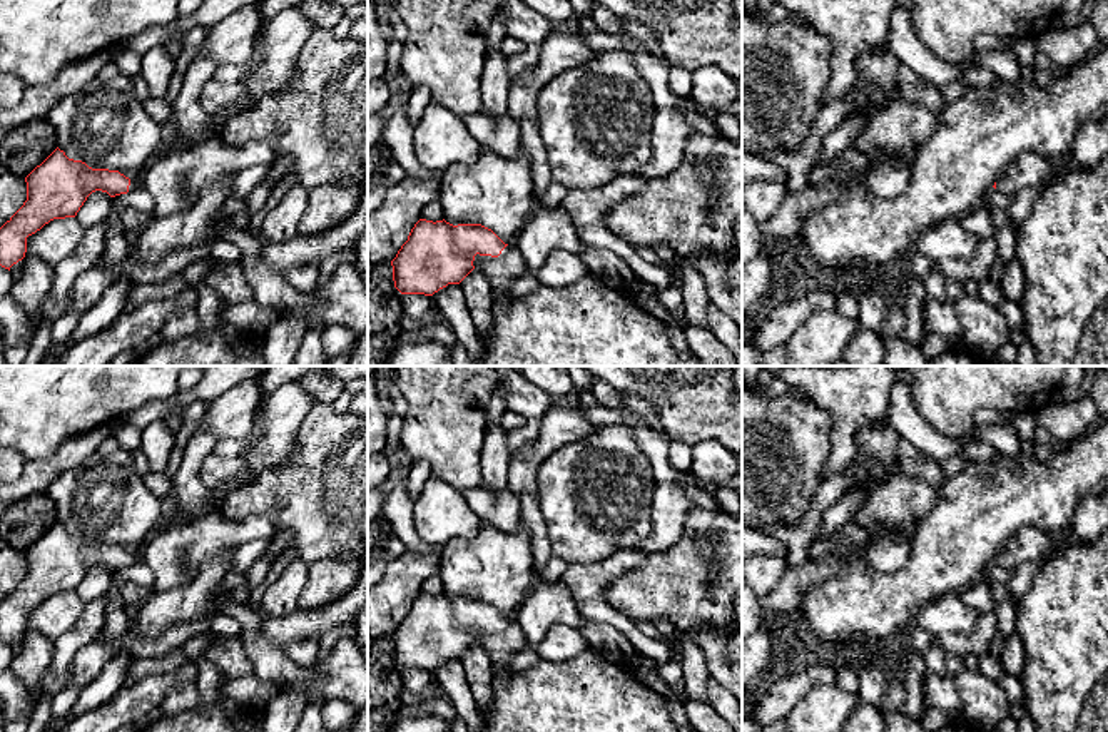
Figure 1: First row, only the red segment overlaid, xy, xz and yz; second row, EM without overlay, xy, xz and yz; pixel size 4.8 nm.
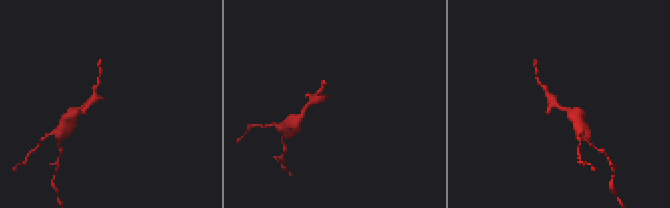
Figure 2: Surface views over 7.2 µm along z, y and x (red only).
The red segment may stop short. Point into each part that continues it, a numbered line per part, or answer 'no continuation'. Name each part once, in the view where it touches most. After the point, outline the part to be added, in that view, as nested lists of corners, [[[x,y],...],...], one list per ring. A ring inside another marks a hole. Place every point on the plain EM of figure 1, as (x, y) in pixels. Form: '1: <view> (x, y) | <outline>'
1: xz (502, 645) | [[[515,618],[506,620],[498,632],[476,628],[473,640],[490,655],[495,670],[508,670],[518,652],[533,647]]]

